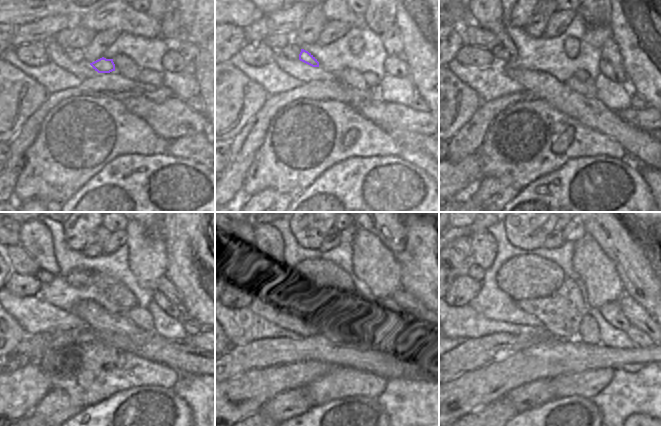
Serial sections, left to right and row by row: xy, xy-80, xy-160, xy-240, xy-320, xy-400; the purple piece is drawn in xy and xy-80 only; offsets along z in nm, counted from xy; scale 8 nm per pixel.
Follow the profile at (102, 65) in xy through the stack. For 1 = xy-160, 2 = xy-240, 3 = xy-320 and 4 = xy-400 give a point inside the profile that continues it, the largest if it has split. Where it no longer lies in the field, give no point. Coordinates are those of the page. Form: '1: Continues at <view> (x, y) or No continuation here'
1: Continues at xy-160 (485, 10)
2: Continues at xy-240 (34, 237)
3: Continues at xy-320 (261, 248)
4: Continues at xy-400 (483, 245).

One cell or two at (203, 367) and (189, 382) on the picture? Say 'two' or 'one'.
two

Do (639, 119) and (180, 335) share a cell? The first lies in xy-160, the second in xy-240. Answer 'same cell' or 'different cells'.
different cells

